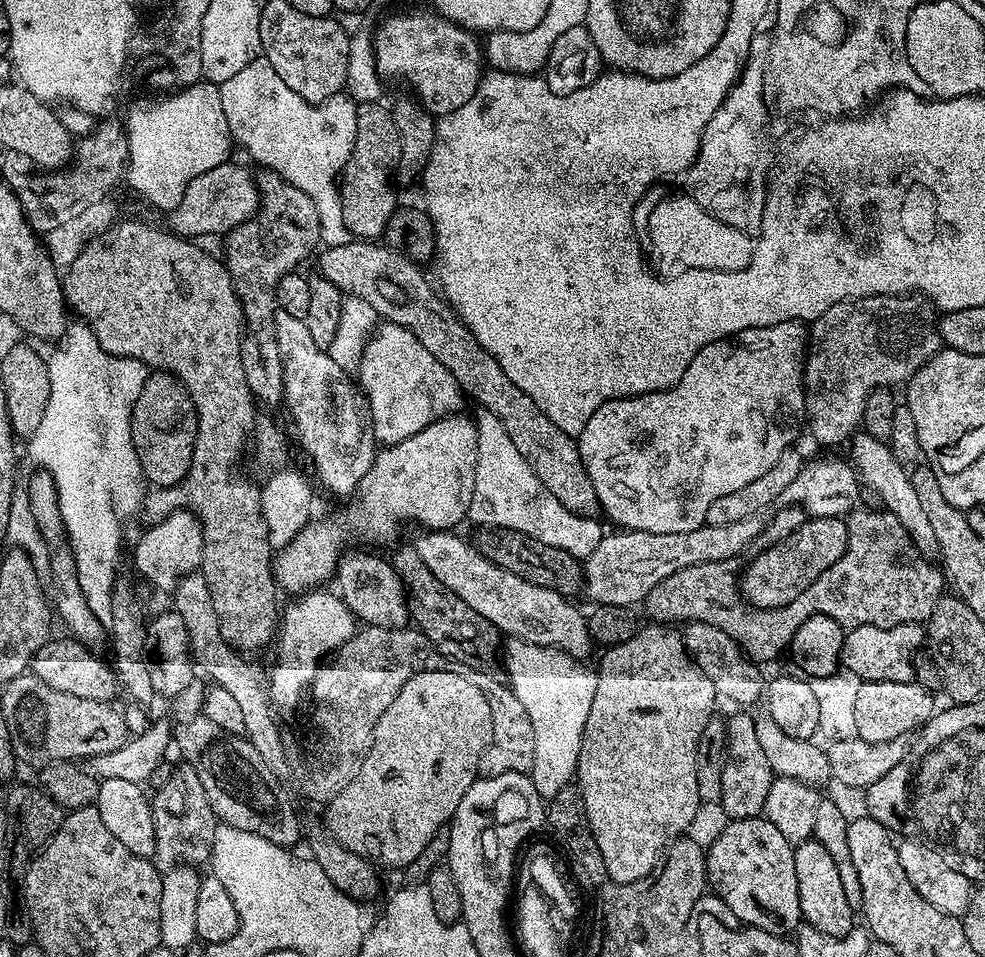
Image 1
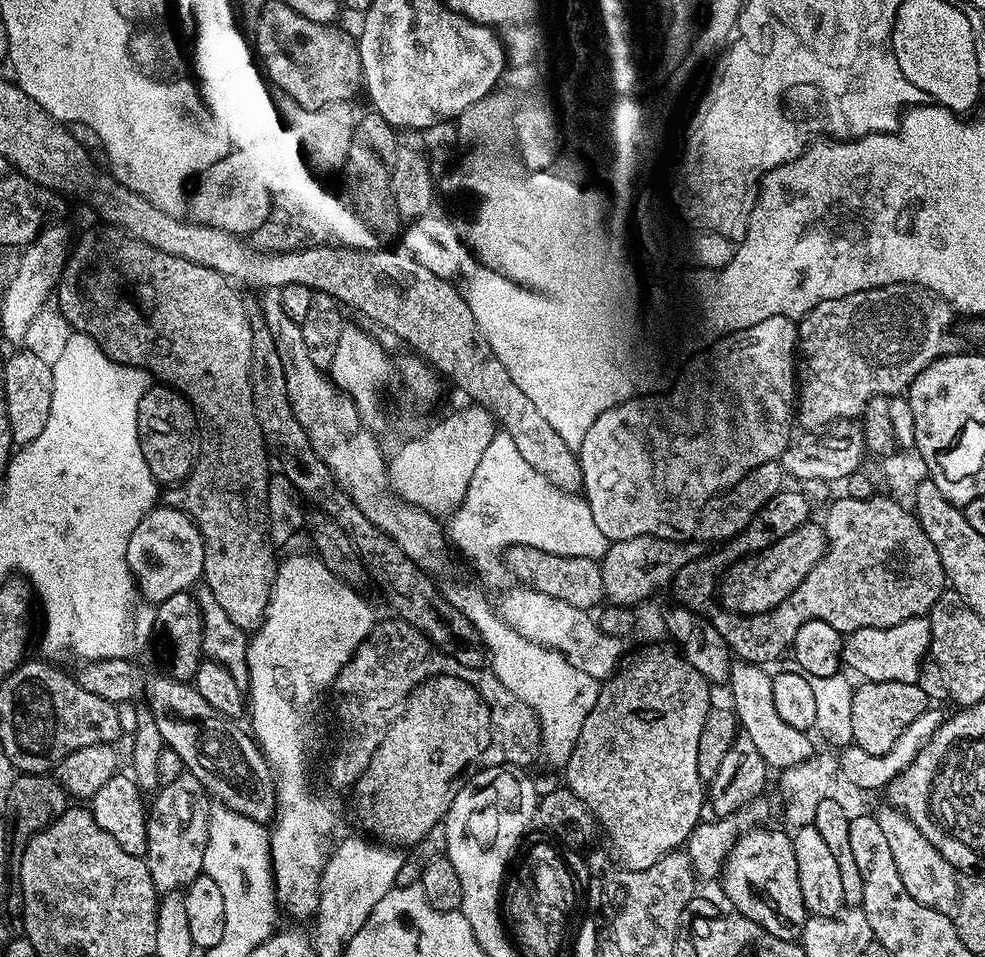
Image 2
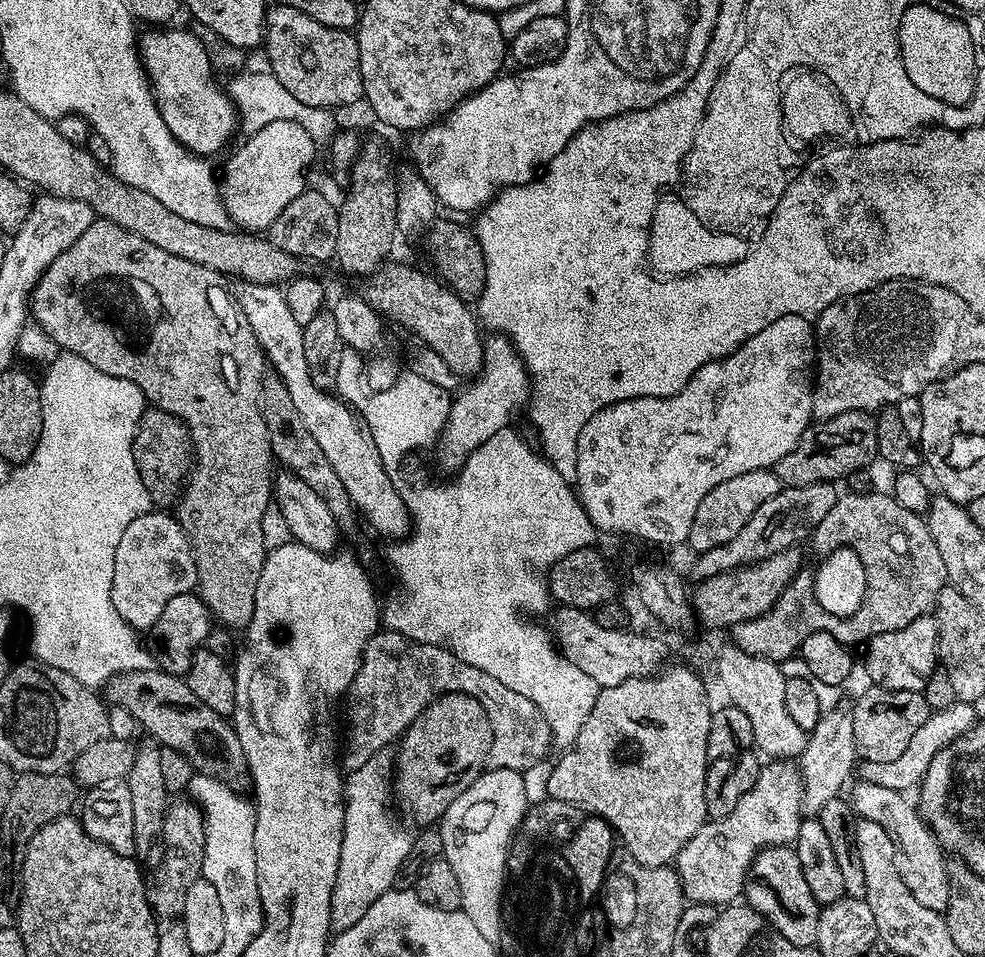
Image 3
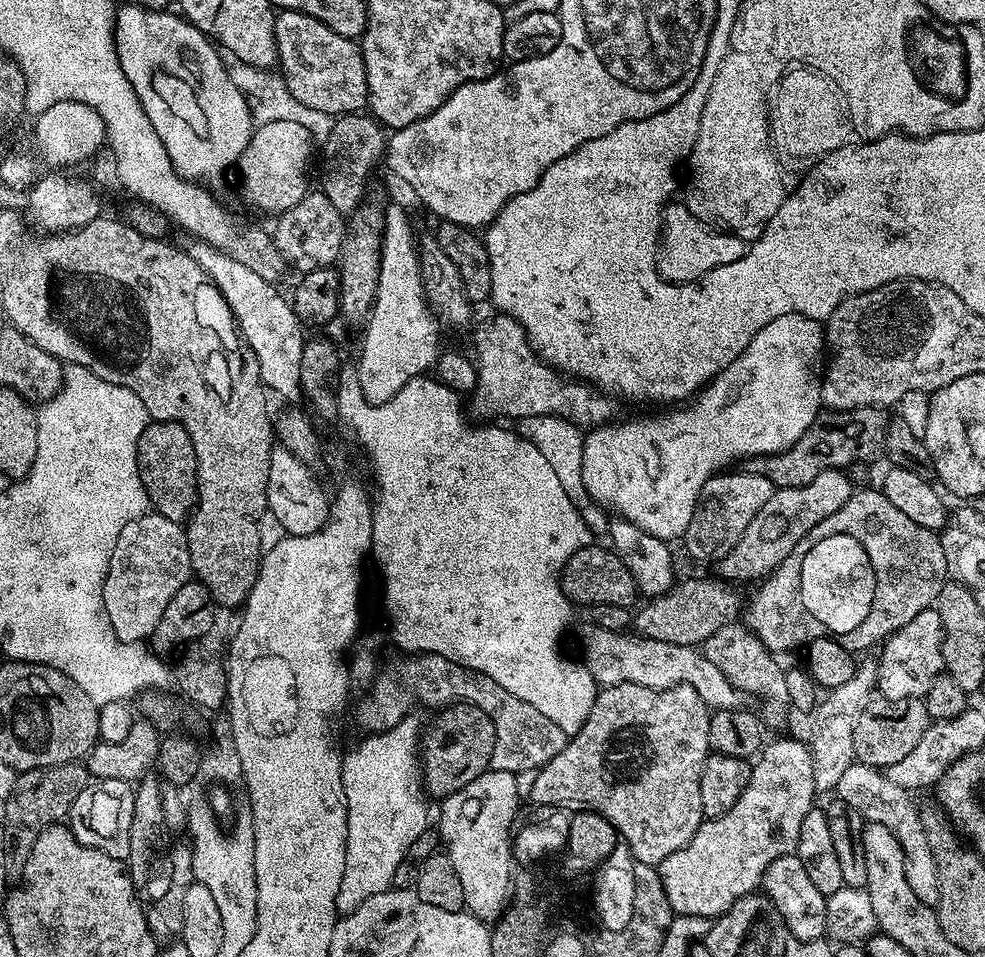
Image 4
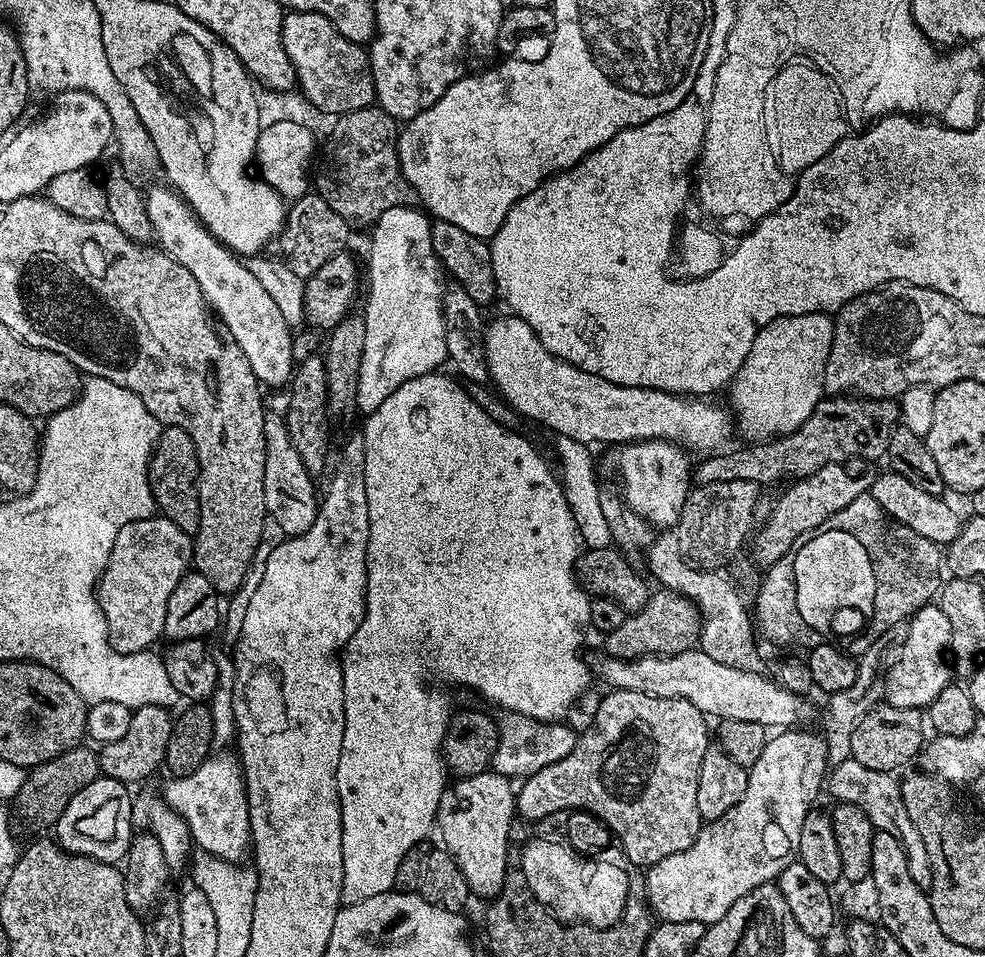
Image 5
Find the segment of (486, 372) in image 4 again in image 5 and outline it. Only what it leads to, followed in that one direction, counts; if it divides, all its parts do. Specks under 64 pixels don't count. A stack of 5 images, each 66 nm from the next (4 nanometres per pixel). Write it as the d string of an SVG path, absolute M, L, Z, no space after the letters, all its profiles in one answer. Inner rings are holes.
M507 314L497 320L489 319L484 330L484 353L488 363L488 379L495 391L508 404L513 413L525 416L536 424L545 424L556 436L565 436L582 445L616 444L623 446L637 440L666 440L693 453L712 454L723 449L734 436L734 416L723 403L715 404L715 399L685 396L674 392L663 392L653 388L638 386L618 386L606 382L598 374L590 374L562 358L558 358L534 334L534 330L521 316Z

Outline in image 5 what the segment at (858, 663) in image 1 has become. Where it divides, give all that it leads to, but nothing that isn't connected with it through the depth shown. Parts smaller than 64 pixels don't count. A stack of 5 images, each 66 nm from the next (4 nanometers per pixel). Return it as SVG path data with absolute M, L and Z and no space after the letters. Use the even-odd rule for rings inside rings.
M933 602L922 605L907 621L907 626L906 638L900 641L898 651L895 653L896 661L893 664L891 661L887 665L882 692L887 703L899 708L924 710L930 702L934 702L934 698L938 698L938 693L954 680L953 665L950 663L952 647L950 622L946 619L946 614L942 614L939 603Z

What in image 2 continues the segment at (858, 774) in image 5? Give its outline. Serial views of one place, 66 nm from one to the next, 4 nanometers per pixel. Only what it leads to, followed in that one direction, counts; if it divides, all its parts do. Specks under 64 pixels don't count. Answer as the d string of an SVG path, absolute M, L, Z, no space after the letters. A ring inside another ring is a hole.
M891 806L883 807L875 809L874 815L890 845L890 854L894 854L894 866L898 866L898 878L902 878L902 886L906 886L910 898L922 902L922 906L930 906L930 910L952 916L960 901L962 887L956 868L950 866L950 862L946 862L946 858L942 858L942 854L938 854L934 846L930 846L922 830L918 830L918 826L914 826L914 822L910 822L903 812Z

